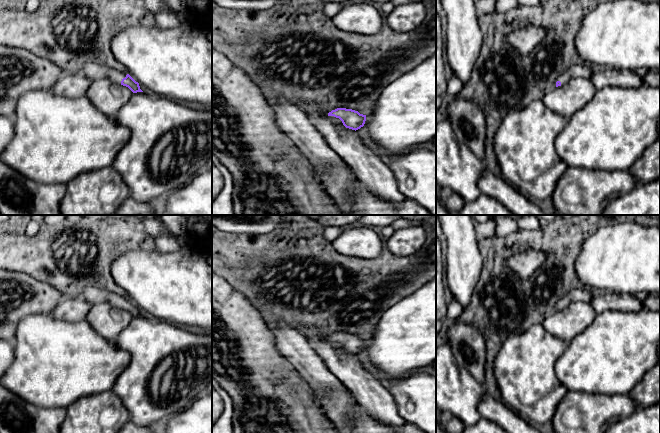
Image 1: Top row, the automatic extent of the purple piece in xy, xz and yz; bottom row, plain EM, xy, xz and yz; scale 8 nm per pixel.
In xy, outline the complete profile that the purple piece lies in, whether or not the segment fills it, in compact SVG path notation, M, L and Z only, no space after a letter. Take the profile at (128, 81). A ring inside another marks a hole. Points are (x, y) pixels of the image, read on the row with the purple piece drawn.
M88 62L83 66L82 73L91 81L109 79L116 84L128 87L133 93L143 92L140 89L139 83L129 74L108 66Z

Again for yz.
M584 62L573 65L557 79L556 87L565 85L573 78L590 79L595 69L593 65Z

